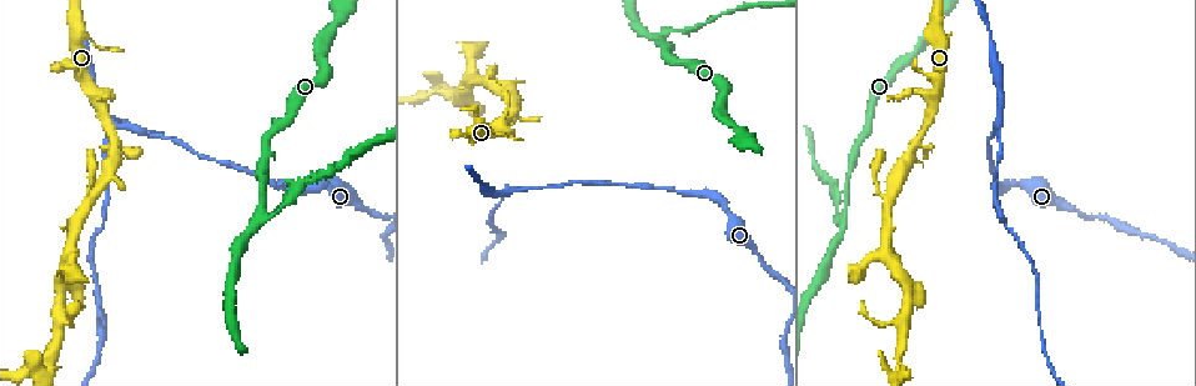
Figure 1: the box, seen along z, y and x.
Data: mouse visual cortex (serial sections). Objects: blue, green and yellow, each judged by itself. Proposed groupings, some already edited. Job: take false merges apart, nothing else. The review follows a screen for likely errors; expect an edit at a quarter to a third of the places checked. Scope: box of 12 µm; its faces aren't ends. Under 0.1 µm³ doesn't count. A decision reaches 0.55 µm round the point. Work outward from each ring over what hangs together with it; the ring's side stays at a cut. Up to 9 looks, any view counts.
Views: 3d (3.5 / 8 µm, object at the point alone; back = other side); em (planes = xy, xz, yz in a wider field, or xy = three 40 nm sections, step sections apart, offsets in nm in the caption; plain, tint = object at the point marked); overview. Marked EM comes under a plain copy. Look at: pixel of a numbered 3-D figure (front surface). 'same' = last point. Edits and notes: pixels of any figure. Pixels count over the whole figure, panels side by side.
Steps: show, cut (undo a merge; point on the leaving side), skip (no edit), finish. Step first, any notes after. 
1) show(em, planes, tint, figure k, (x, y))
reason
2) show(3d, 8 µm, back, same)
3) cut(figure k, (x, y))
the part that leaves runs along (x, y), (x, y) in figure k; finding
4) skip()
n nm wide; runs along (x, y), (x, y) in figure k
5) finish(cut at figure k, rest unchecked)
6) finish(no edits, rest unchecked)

show(3d, 3.5 µm, back, figure 1, (510, 190))
abrupt turn

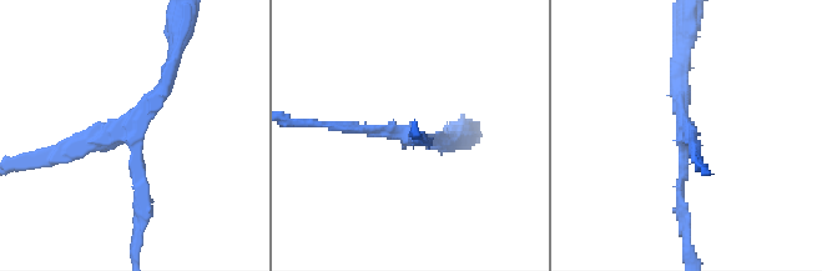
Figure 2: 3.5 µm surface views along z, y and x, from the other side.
show(em, xy, step 5, tint, figure 2, (688, 138))
need the tissue

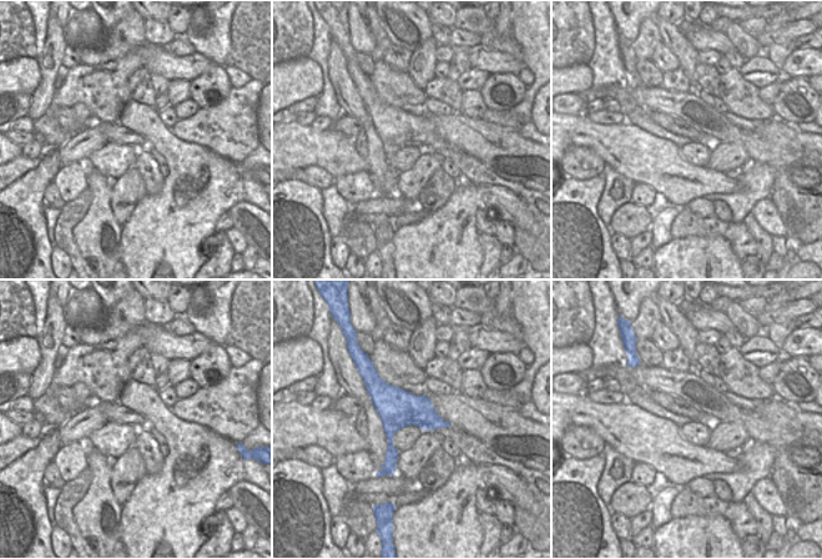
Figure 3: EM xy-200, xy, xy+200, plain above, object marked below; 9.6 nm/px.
show(em, xy, step 3, tint, same)

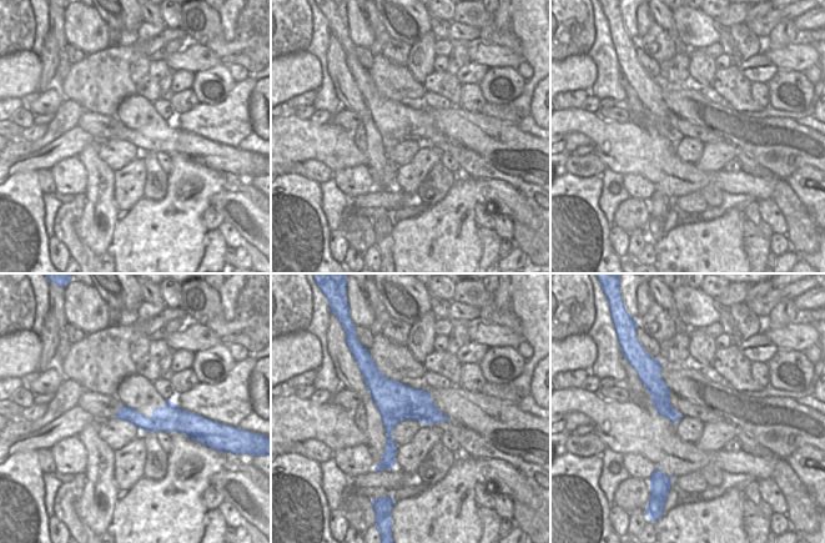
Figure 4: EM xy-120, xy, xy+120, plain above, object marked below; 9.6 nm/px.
skip()
runs along (51, 161), (131, 139), (170, 65) in figure 2; continuous, no second cell

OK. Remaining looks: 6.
show(3d, 3.5 µm, figure 1, (266, 210))
three arms meet

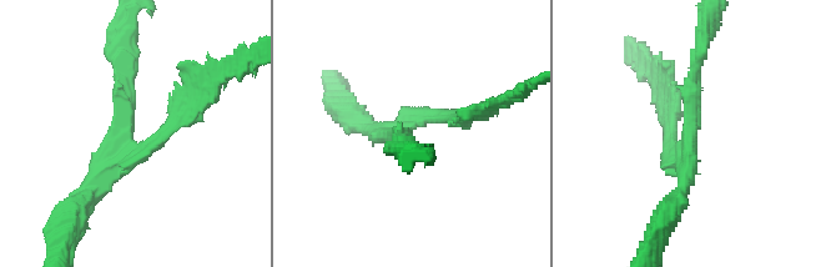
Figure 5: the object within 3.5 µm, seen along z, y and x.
show(em, xy, step 3, tint, figure 5, (126, 133))
3 arms; arms of 150, 150, 200 nm

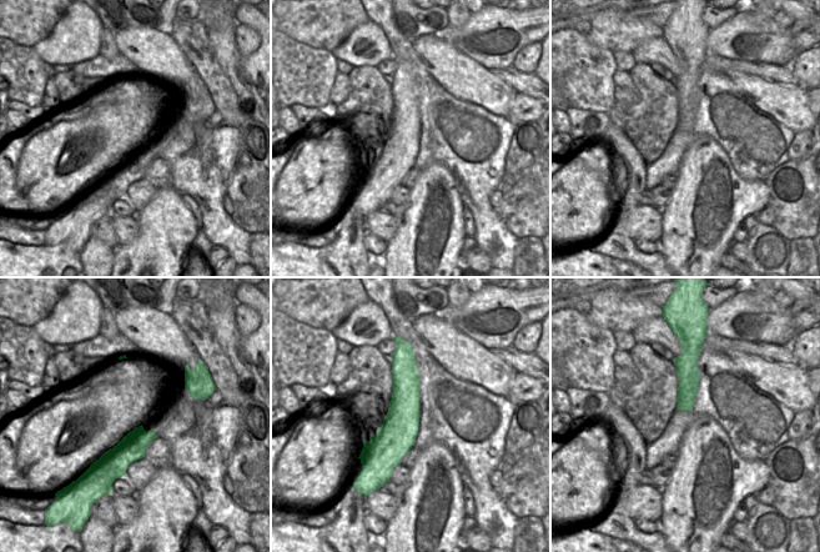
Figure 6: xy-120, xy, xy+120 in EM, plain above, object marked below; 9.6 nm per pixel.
show(em, xy, step 2, tint, same)

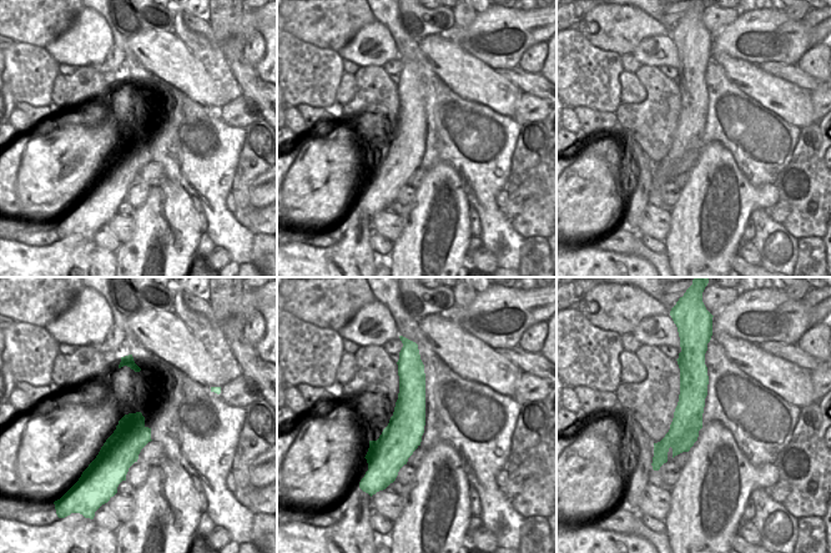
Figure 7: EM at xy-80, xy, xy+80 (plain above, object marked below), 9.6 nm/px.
cut(figure 5, (675, 112))
360 nm wide; border along (145, 427), (141, 446), (110, 461) in figure 7; a second cell is stuck on

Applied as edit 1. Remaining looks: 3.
show(overview)

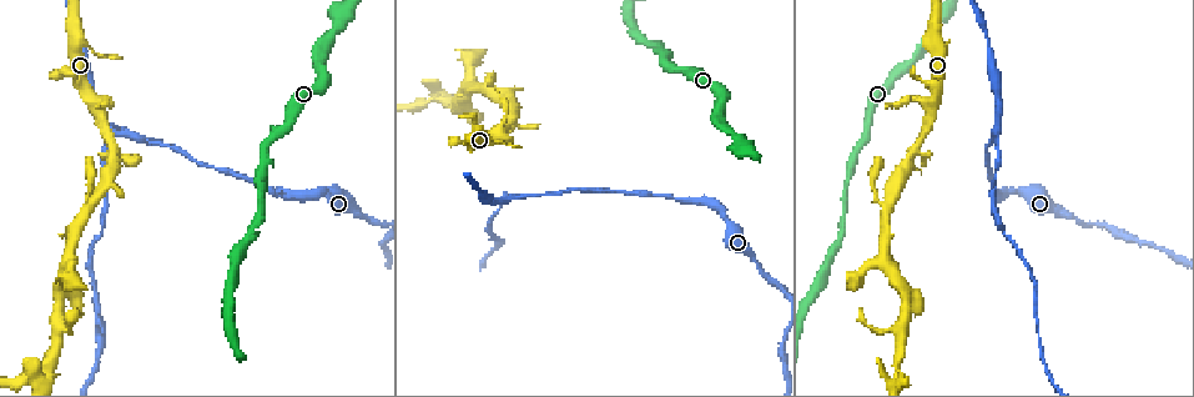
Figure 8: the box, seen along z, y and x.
show(3d, 3.5 µm, back, figure 8, (66, 293))
branch point

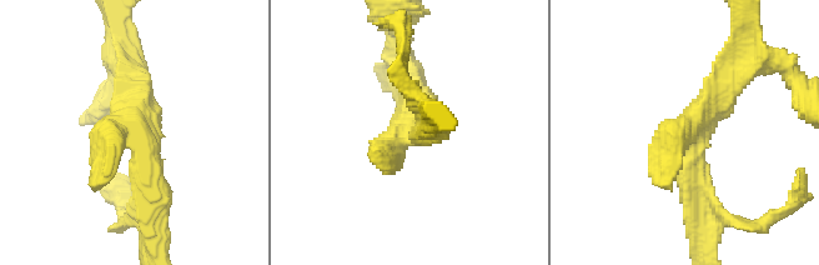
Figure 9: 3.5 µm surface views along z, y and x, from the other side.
show(em, xy, step 2, tint, figure 9, (136, 126))
need the tissue

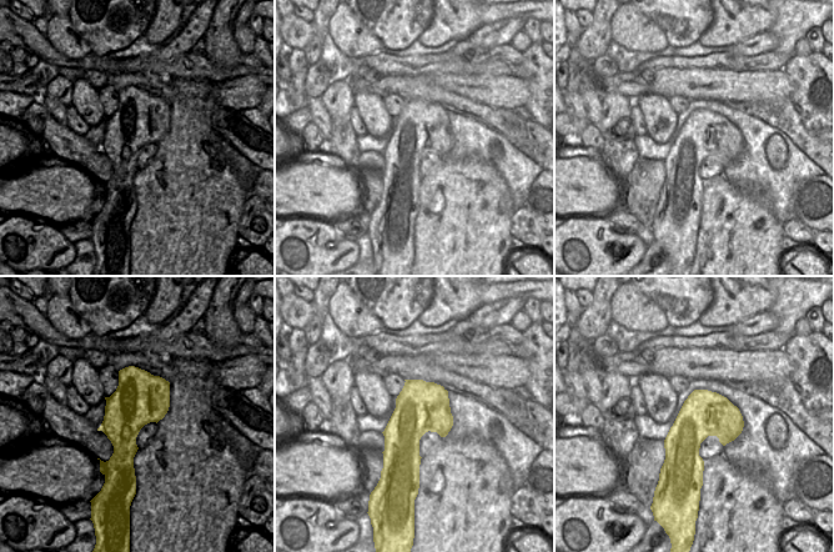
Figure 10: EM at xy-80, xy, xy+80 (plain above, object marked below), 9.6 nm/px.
skip()
480 nm wide; runs along (744, 56), (693, 125), (697, 206) in figure 9; all the same cell

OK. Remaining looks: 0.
finish(cut at figure 5, rest unchecked)

